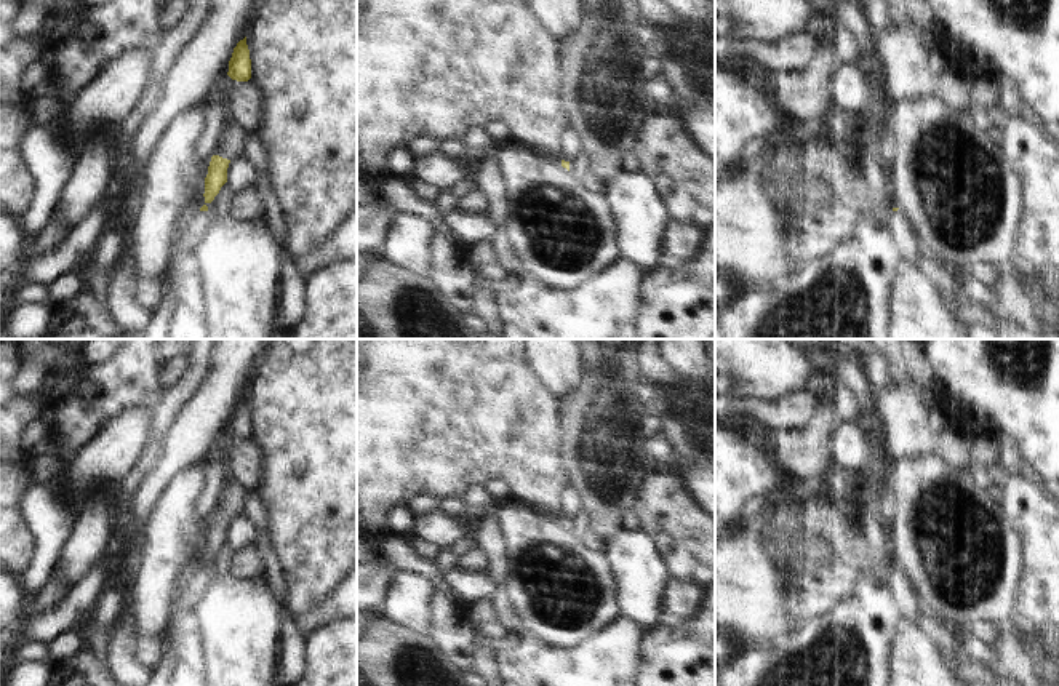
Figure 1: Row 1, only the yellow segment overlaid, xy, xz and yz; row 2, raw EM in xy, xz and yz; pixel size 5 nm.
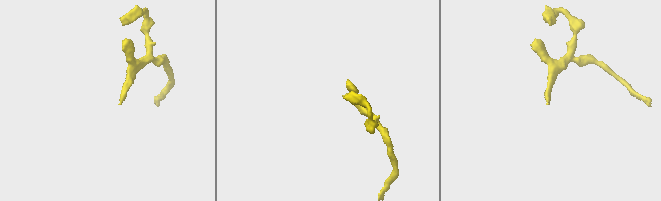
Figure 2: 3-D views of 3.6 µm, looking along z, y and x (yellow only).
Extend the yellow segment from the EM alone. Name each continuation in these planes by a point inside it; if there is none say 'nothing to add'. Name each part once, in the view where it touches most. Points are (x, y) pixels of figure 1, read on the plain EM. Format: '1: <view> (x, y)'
1: xy (192, 590)

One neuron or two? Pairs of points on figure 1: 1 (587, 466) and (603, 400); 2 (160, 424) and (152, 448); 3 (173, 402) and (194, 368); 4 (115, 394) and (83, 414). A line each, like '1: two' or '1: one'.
1: one
2: two
3: one
4: one

